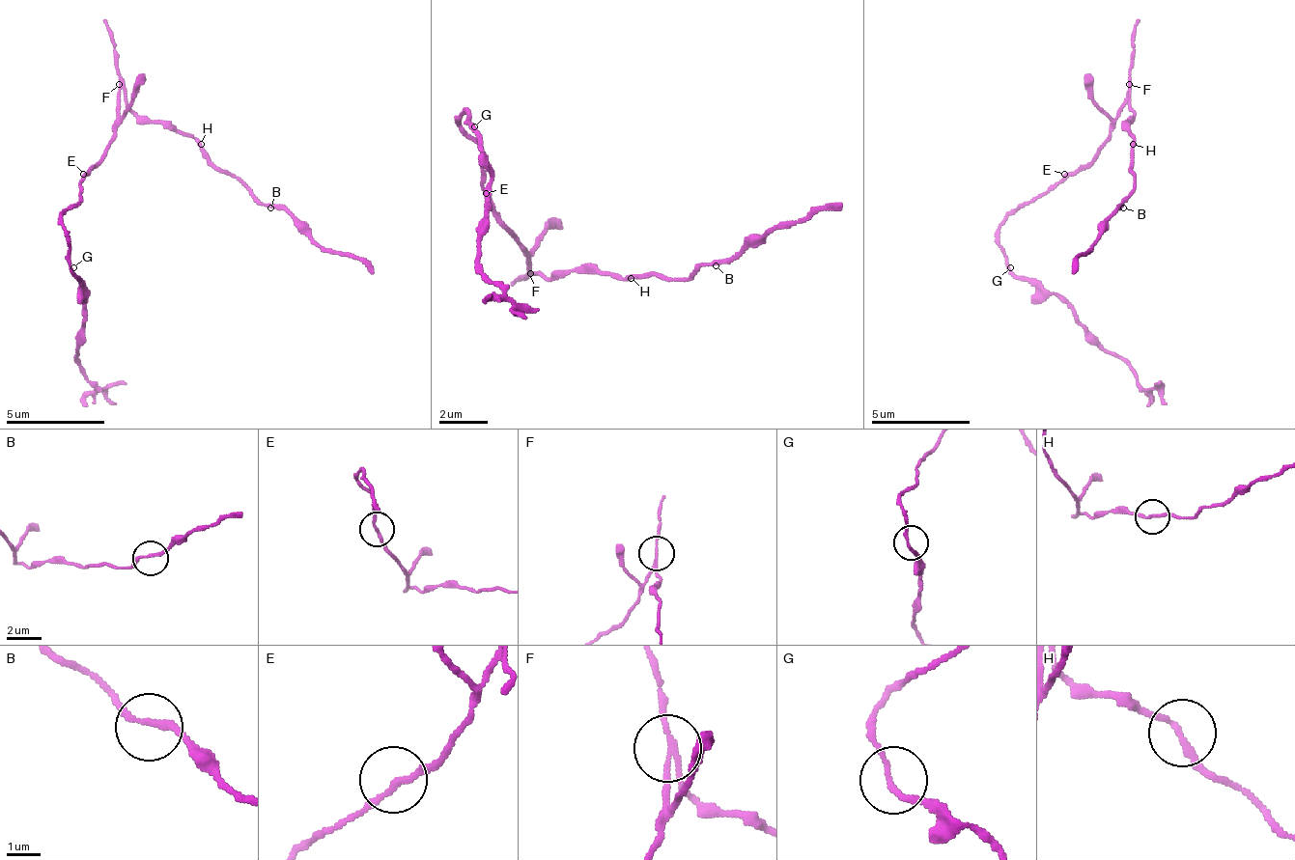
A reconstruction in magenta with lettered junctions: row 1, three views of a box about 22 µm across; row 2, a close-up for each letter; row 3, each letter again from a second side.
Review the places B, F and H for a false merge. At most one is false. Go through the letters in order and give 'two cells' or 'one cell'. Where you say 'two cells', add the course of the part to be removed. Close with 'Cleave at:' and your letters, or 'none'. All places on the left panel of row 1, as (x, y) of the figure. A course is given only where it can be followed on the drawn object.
B: one cell
F: two cells; course (118, 85), (108, 149), (83, 179), (83, 198), (64, 213), (69, 252), (88, 291), (78, 360), (118, 404)
H: one cell
Cleave at: F

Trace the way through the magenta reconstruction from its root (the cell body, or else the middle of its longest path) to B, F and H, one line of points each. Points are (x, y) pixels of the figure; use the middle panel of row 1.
B: (510, 230), (528, 265), (547, 278), (565, 278), (571, 271), (691, 278), (703, 265), (716, 265)
F: (510, 230), (528, 260), (528, 271)
H: (510, 230), (517, 235), (528, 265), (547, 278), (565, 278), (571, 271), (619, 271), (625, 278), (631, 278)

